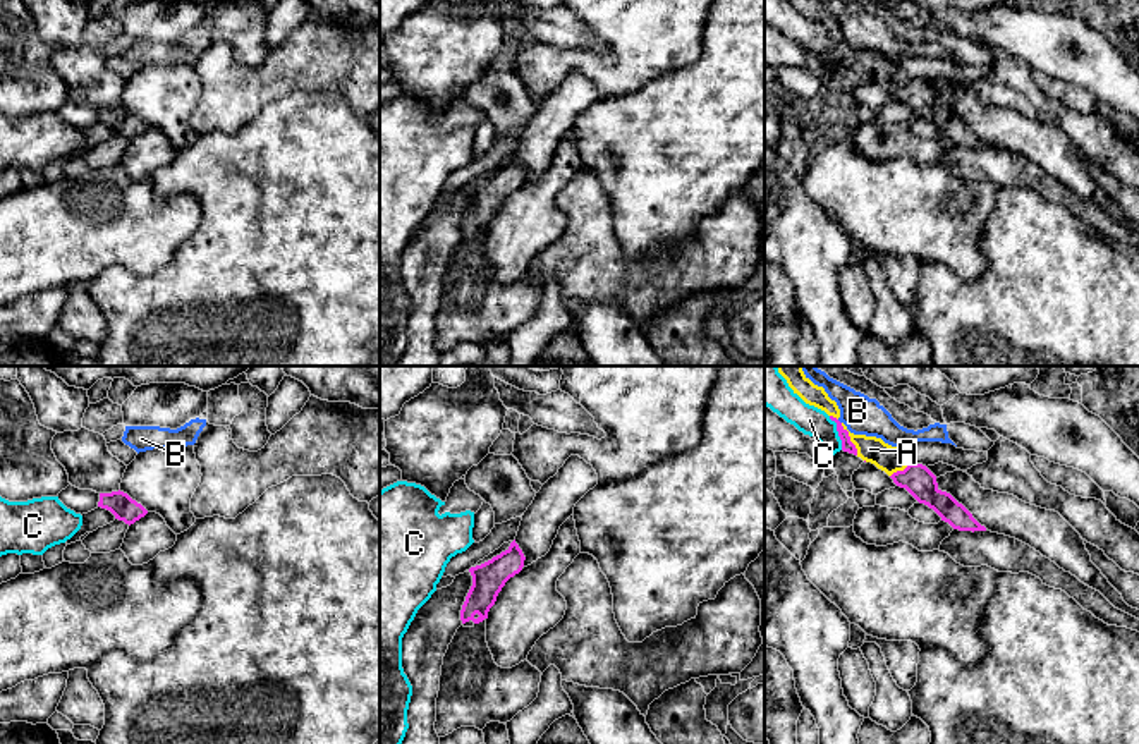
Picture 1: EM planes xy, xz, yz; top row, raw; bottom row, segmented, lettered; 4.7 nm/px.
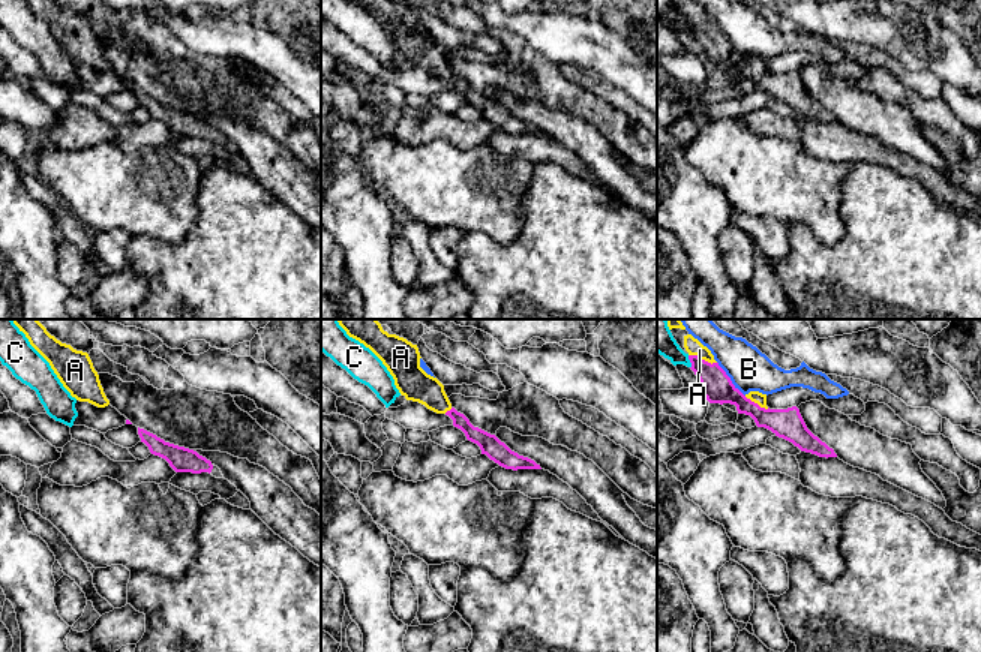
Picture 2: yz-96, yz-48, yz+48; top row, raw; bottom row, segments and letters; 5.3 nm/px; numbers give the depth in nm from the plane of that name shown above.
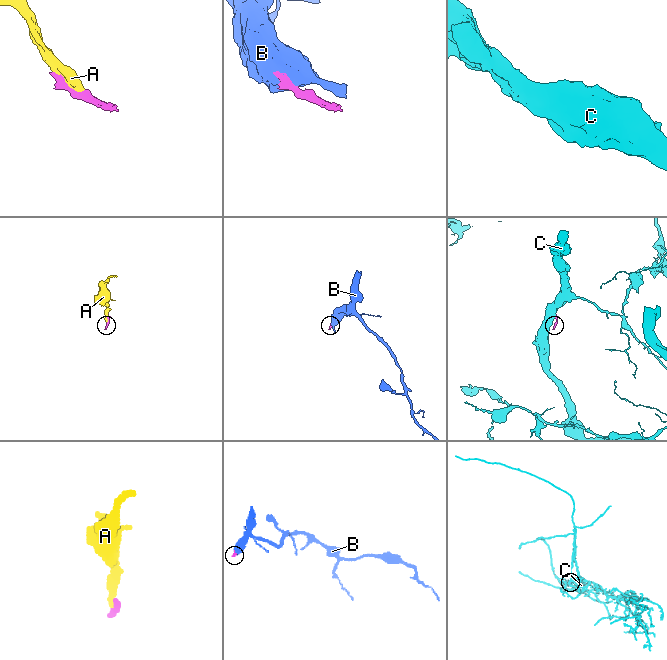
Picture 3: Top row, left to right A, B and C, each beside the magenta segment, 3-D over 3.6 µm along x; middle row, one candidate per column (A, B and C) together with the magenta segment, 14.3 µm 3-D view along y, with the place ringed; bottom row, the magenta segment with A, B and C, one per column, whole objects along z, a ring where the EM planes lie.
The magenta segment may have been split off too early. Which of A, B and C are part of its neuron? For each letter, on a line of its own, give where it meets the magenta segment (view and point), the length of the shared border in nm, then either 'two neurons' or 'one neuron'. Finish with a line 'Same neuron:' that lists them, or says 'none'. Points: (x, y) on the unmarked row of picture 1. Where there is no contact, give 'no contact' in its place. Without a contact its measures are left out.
A: yz (849, 54) | 170 nm | one neuron
B: yz (839, 36) | 30 nm | two neurons
C: yz (839, 48) | 170 nm | two neurons
Same neuron: A

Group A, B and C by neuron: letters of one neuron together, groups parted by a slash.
A / B / C

